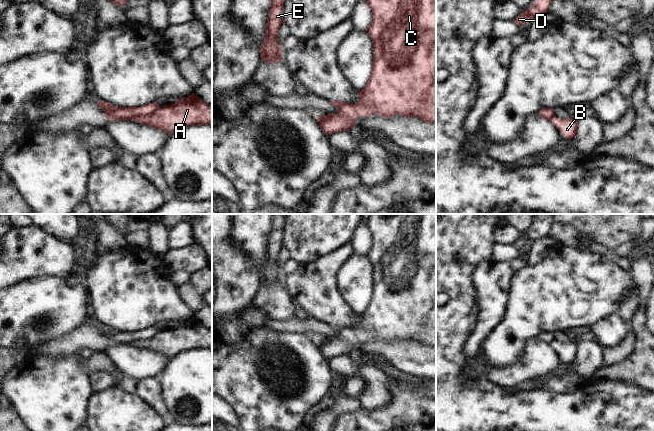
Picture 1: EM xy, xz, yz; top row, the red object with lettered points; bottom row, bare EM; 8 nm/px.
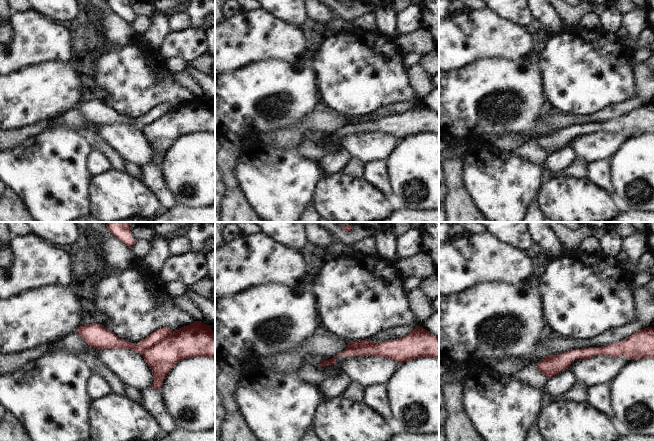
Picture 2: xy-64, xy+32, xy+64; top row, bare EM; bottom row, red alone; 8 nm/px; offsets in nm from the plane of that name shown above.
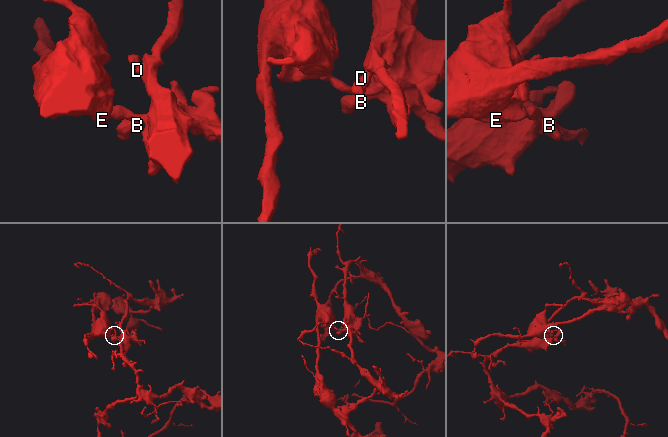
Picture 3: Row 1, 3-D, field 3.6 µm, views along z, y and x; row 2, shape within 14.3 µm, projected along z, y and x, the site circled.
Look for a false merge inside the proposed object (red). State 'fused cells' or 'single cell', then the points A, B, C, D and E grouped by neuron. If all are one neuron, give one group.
fused cells; groups A B C D / E

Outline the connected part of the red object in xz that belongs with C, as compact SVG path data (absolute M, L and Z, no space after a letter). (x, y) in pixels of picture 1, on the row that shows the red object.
M366 0L369 7L372 10L372 21L368 28L368 34L372 40L373 45L373 60L372 60L372 73L366 84L366 86L361 90L362 96L359 102L356 104L345 104L337 107L337 114L329 115L316 115L318 123L322 131L326 134L339 133L341 131L349 131L349 129L355 125L359 124L356 122L356 118L368 117L372 114L377 114L384 116L386 118L391 118L394 115L400 115L404 117L417 117L421 121L427 123L436 124L436 0Z

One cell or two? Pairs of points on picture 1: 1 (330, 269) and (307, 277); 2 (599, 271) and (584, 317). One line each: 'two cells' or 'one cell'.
1: one cell
2: one cell

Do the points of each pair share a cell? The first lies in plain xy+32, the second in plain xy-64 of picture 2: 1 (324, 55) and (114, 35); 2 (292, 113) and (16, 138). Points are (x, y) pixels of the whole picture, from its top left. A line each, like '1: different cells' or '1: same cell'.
1: different cells
2: different cells

